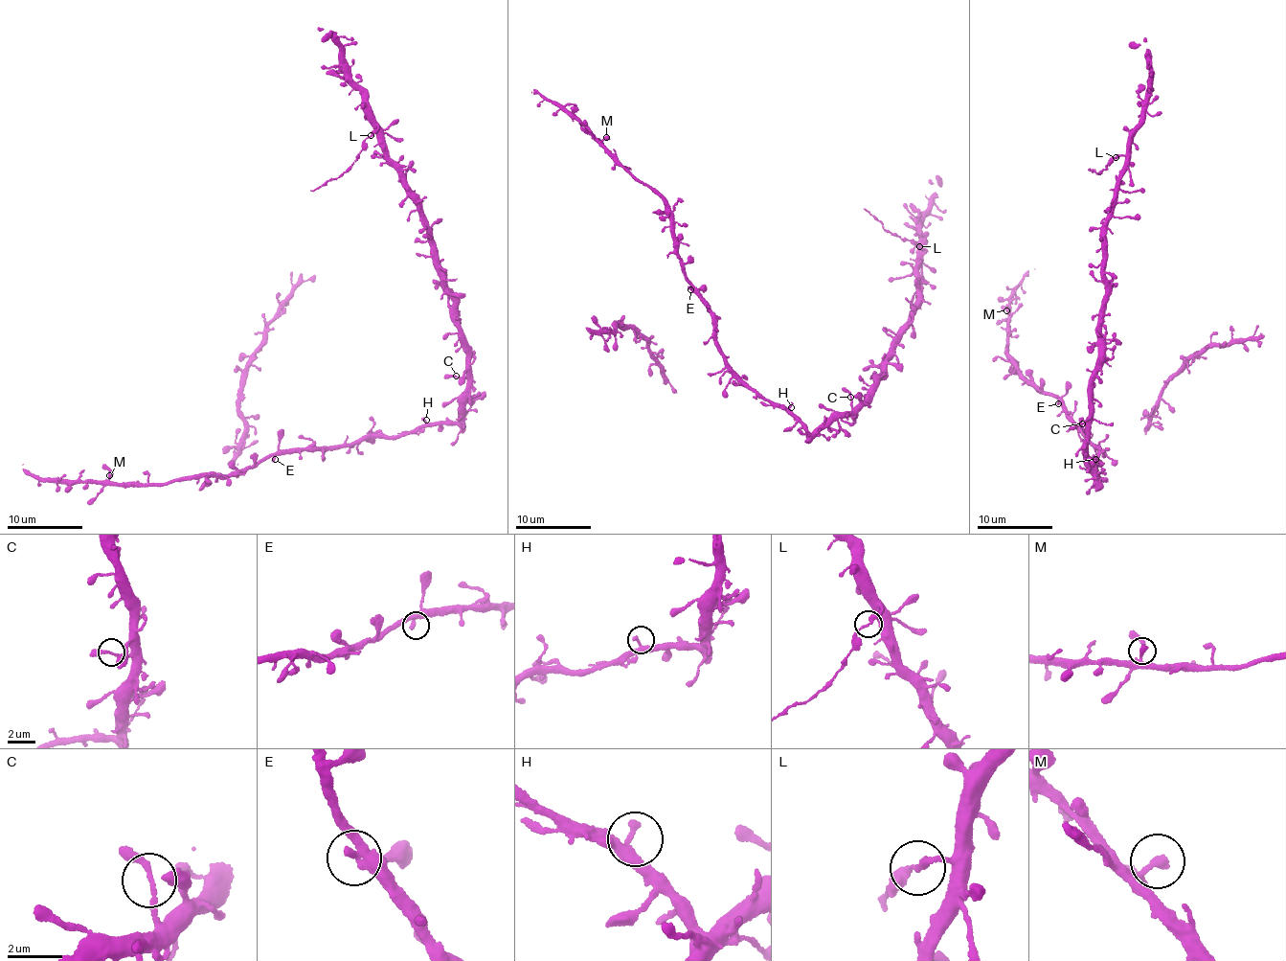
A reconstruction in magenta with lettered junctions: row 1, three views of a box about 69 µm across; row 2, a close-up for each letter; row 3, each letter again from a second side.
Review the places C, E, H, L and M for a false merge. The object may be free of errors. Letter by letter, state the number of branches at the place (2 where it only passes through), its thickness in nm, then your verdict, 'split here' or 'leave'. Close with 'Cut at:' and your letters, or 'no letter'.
C: 2 | 190 nm | leave
E: 2 | 280 nm | leave
H: 2 | 280 nm | leave
L: 2 | 240 nm | split here
M: 2 | 240 nm | leave
Cut at: L

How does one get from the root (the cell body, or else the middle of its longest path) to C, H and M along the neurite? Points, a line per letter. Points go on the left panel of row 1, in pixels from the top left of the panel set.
C: (459, 420), (460, 395), (468, 379), (456, 376)
H: (459, 420), (429, 423), (426, 420)
M: (459, 420), (330, 449), (275, 454), (227, 478), (118, 483), (109, 475)

